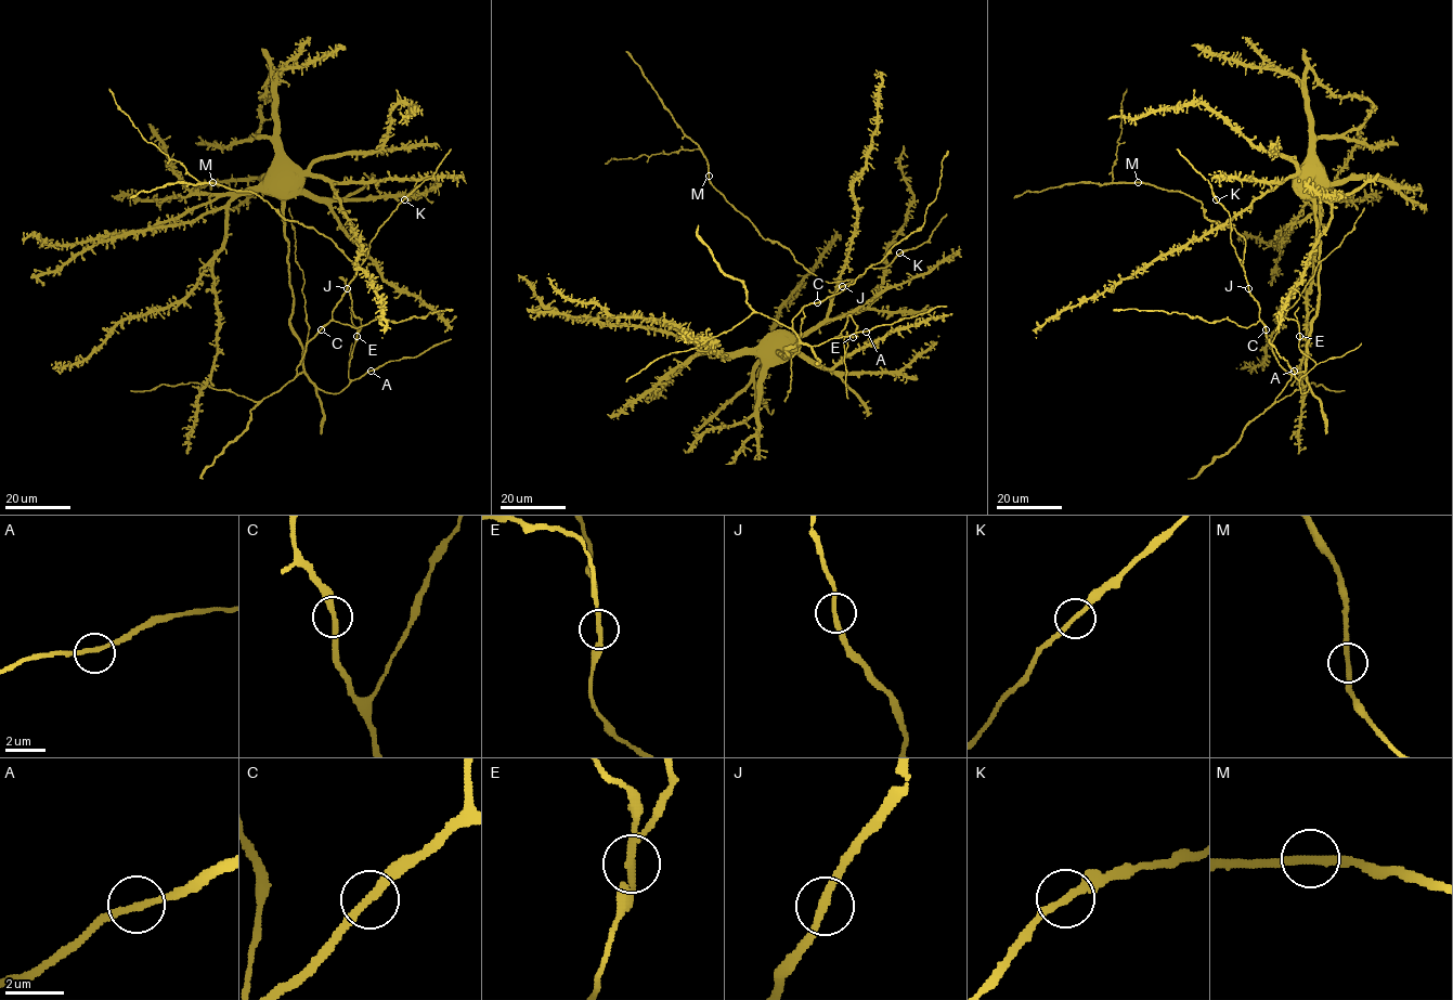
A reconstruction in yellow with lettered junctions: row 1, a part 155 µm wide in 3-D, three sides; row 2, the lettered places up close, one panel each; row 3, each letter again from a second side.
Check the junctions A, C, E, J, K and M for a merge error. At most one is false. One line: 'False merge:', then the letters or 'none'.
False merge: E

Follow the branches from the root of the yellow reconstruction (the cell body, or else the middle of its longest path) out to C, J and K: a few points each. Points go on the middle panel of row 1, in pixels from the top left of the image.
C: (799, 342), (792, 320), (804, 306), (816, 302)
J: (799, 342), (792, 320), (804, 306), (821, 302), (842, 286)
K: (799, 342), (792, 320), (804, 306), (830, 297), (842, 286), (859, 276), (866, 269), (887, 265), (899, 252)

